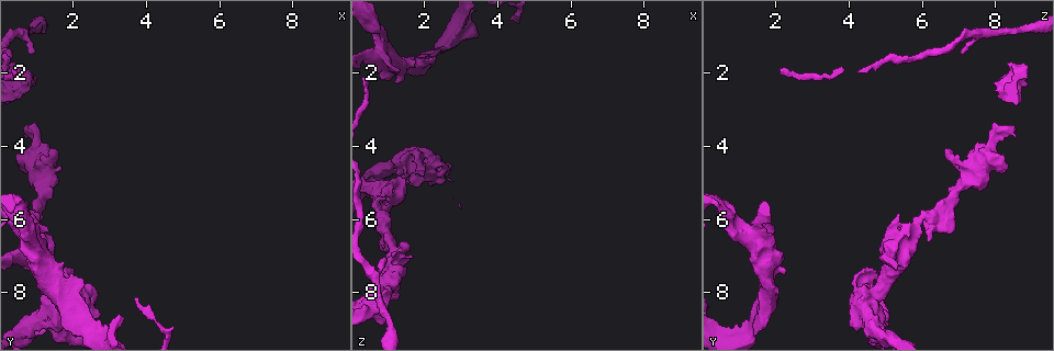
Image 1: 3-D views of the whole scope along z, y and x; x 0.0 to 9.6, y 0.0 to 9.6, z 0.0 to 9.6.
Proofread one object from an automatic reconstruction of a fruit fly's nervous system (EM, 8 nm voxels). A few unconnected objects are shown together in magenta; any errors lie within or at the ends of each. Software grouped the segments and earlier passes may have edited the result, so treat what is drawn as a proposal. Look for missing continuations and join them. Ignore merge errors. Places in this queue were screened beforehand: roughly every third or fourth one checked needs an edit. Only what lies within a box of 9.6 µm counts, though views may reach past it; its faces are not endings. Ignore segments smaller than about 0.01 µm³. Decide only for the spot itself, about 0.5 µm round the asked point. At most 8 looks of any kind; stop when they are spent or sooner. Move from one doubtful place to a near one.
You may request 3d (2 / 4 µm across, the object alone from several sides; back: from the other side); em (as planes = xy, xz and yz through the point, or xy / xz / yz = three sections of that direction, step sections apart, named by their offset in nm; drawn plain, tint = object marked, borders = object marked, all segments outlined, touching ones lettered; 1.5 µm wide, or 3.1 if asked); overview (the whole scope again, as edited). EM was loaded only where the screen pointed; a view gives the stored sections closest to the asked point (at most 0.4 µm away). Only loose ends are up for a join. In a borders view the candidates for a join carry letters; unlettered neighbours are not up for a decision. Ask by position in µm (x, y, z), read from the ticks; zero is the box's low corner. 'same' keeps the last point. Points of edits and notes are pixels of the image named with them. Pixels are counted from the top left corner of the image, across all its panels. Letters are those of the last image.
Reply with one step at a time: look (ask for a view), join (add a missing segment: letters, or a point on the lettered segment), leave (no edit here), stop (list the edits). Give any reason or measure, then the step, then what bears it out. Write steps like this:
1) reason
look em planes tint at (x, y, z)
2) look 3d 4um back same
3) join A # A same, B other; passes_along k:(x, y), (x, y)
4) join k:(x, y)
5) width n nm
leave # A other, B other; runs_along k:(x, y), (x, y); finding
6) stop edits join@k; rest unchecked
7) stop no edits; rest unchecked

branch stops here
look em yz step 8 borders at (2.65, 8.75, 1.20)

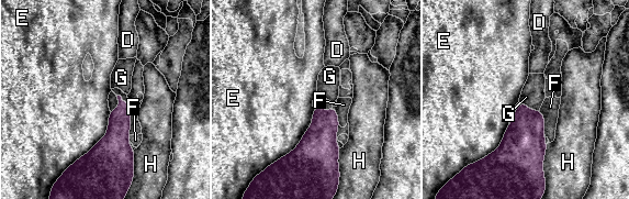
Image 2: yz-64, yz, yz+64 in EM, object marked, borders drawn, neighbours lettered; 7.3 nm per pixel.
look em xy step 4 borders same

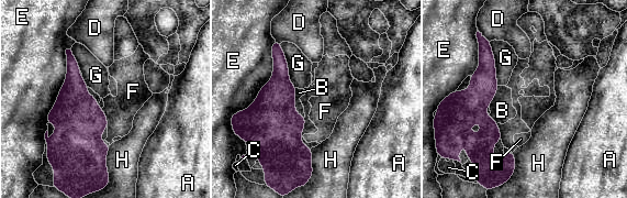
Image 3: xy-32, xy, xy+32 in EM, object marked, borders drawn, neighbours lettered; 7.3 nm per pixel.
leave # A other, B other, C other, D other, E other, F other, G other, H other; runs_along 3:(279, 53), (280, 124), (308, 161); none of them fits

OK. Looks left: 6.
branch stops here
look 3d 2um at (0.85, 5.80, 5.35)

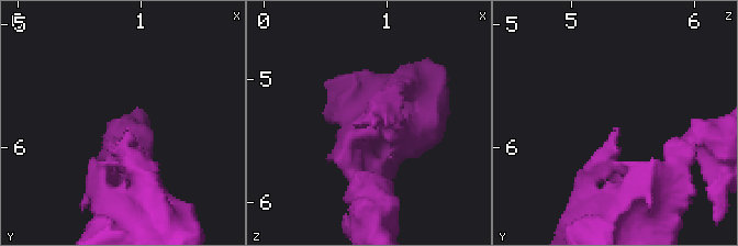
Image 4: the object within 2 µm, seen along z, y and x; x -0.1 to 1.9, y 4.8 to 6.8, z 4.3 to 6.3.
look em planes tint at (0.90, 5.82, 5.36)

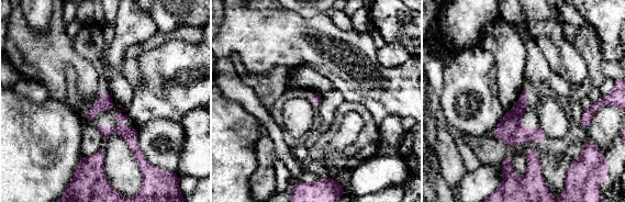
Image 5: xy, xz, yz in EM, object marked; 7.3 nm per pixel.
see the neighbours
look em planes borders same

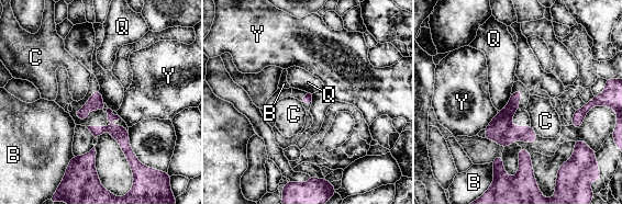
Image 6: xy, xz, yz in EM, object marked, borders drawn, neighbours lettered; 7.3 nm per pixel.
leave # B other, C other, Q other, Y other; runs_along 6:(97, 92), (124, 145); no lettered segment goes on from it

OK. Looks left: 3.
an open end
look em planes borders at (0.90, 1.50, 7.10)

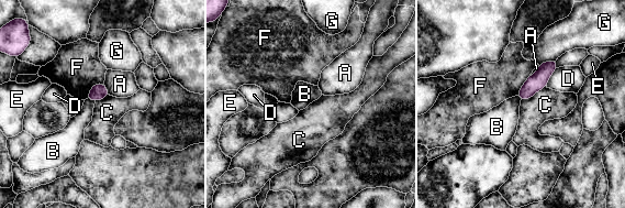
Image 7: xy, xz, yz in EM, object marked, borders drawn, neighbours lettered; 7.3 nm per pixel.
leave # A other, B other, C other, D other, E other, F other, G other; runs_along 7:(554, 63), (523, 97); no lettered segment goes on from it

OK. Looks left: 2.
stop no edits; rest unchecked

